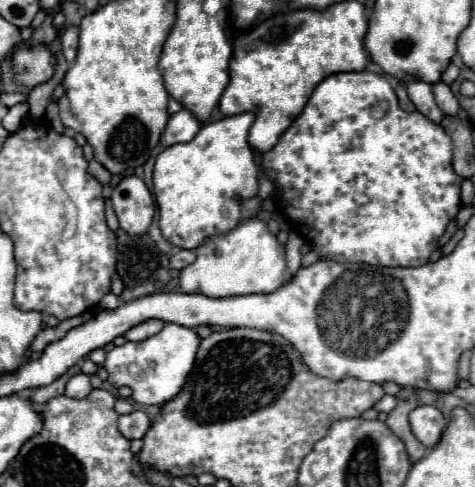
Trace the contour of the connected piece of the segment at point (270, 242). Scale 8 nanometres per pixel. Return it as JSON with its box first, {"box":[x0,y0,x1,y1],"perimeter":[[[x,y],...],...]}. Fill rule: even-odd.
{"box":[180,218,286,298],"perimeter":[[[252,218],[238,224],[226,236],[208,238],[198,246],[196,262],[180,272],[180,288],[186,294],[204,294],[210,298],[242,296],[242,294],[270,294],[284,284],[286,258],[280,242],[268,232],[266,224]]]}

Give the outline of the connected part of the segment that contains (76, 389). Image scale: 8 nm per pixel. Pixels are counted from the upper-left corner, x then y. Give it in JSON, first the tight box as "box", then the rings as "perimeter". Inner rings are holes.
{"box":[66,374,92,400],"perimeter":[[[76,374],[66,384],[66,396],[70,396],[70,398],[78,398],[80,400],[80,398],[86,398],[90,392],[92,392],[90,376],[86,376],[86,374]]]}

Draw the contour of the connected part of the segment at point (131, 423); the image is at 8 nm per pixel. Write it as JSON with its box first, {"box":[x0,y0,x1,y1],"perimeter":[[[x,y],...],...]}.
{"box":[118,410,150,440],"perimeter":[[[140,410],[130,412],[130,414],[122,414],[118,420],[118,430],[128,440],[142,438],[148,428],[150,428],[150,420],[148,420],[146,412],[140,412]]]}

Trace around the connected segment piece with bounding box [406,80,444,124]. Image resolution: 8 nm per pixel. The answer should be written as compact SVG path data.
M408 82L406 84L406 90L408 90L408 96L410 100L414 102L416 110L422 112L426 118L434 120L434 124L442 124L442 112L434 100L434 92L432 92L432 86L426 84L426 82Z

